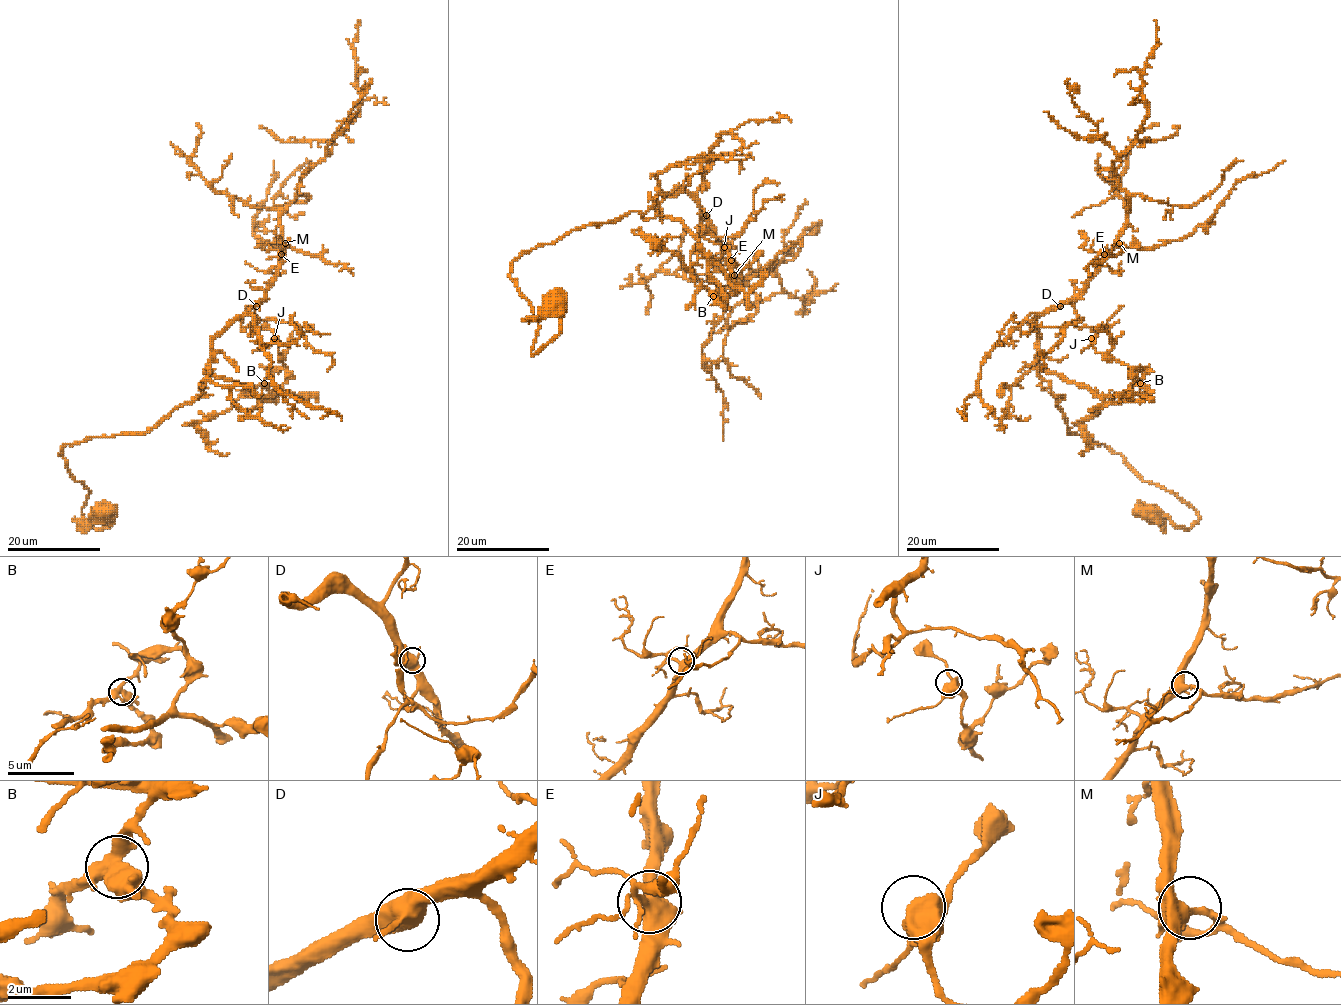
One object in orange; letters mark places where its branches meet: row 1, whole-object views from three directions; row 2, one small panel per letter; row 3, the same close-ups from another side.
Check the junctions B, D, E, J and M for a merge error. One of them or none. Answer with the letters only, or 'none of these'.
B

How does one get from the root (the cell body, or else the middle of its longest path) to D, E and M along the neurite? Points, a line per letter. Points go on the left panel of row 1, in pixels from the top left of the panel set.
D: (110, 513), (102, 529), (84, 518), (89, 491), (61, 449), (146, 433), (190, 403), (211, 340), (256, 306)
E: (110, 513), (84, 518), (61, 449), (190, 403), (281, 254)
M: (110, 513), (84, 518), (61, 449), (190, 403), (285, 243)

